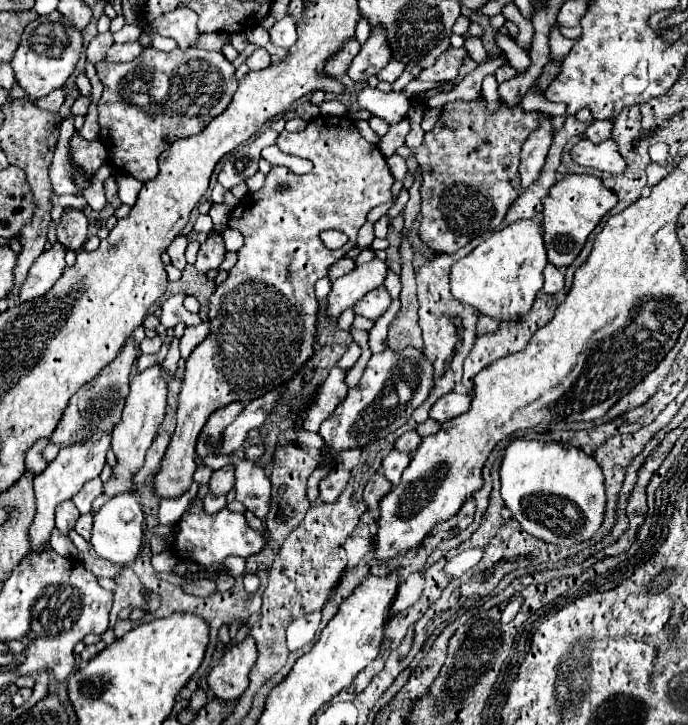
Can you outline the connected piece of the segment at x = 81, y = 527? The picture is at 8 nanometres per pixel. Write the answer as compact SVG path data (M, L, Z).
M82 514L74 526L74 530L84 538L84 540L90 540L90 532L92 532L92 514Z

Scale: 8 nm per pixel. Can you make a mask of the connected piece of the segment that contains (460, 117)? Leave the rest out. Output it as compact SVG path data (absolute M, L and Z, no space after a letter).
M480 96L472 102L448 102L442 106L442 114L434 128L424 134L424 142L418 148L412 148L414 158L422 166L422 222L420 222L420 238L424 244L442 254L452 254L466 246L476 234L486 234L496 230L508 210L508 206L518 198L518 166L520 166L520 150L530 132L540 126L542 112L524 112L522 106L506 106L500 102L500 108L490 112L486 100Z

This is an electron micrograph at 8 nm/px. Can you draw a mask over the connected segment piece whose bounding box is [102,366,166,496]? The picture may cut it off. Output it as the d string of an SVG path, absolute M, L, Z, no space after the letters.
M152 366L140 374L134 374L134 380L130 384L130 392L126 396L126 406L122 410L122 420L114 428L112 448L116 454L116 466L112 468L112 476L108 482L104 482L102 492L106 496L116 496L122 492L130 492L134 488L134 474L144 466L144 454L150 448L158 426L164 420L166 410L166 382L160 374L160 366Z

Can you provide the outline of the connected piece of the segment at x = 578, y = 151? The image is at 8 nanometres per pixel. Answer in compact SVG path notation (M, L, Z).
M582 138L578 144L574 144L574 148L570 150L570 156L580 166L596 168L610 174L620 174L626 168L626 162L620 156L618 144L614 142L614 138L608 138L600 144L594 144L588 138Z

